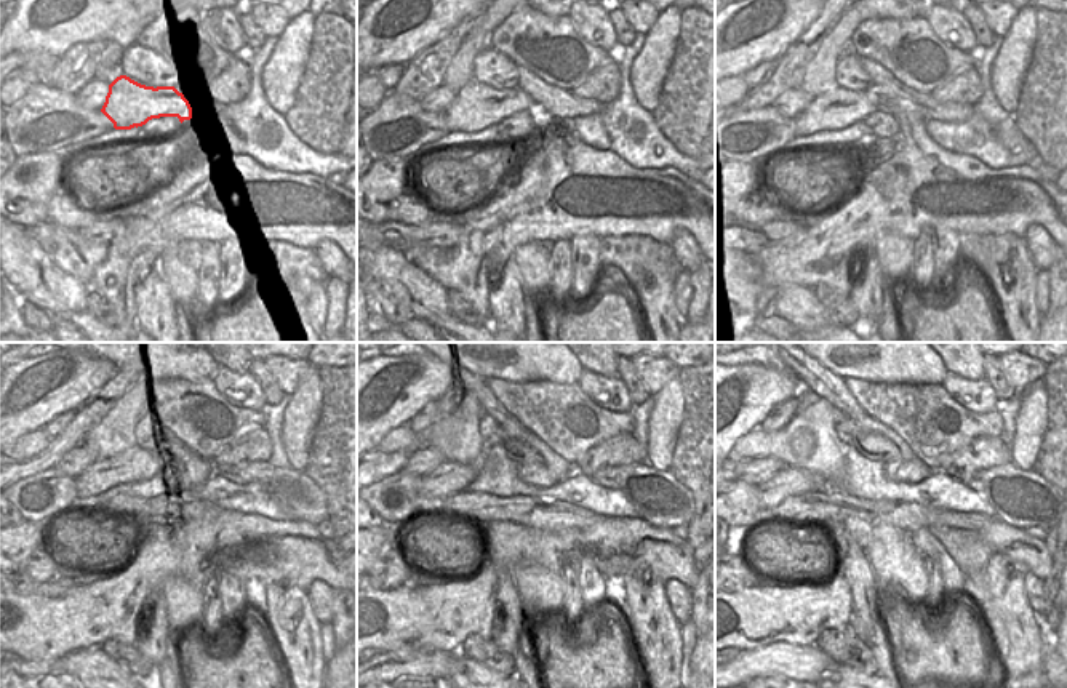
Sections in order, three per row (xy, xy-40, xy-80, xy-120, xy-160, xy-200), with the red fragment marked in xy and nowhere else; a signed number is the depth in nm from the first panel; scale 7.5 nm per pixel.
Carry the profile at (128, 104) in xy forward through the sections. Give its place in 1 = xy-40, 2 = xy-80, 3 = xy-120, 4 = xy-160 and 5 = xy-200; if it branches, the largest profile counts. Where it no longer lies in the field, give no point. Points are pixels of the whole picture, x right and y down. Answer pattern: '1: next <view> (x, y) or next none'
1: next xy-40 (477, 106)
2: next xy-80 (834, 111)
3: next xy-120 (133, 464)
4: next xy-160 (448, 479)
5: next xy-200 (792, 482)

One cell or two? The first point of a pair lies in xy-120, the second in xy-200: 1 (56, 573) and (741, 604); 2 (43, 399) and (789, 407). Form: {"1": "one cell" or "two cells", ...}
{"1": "two cells", "2": "two cells"}

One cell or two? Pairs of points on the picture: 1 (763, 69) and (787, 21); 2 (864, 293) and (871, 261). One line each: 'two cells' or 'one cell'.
1: two cells
2: one cell

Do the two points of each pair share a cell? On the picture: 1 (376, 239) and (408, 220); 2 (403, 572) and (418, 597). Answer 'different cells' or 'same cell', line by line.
1: different cells
2: different cells

